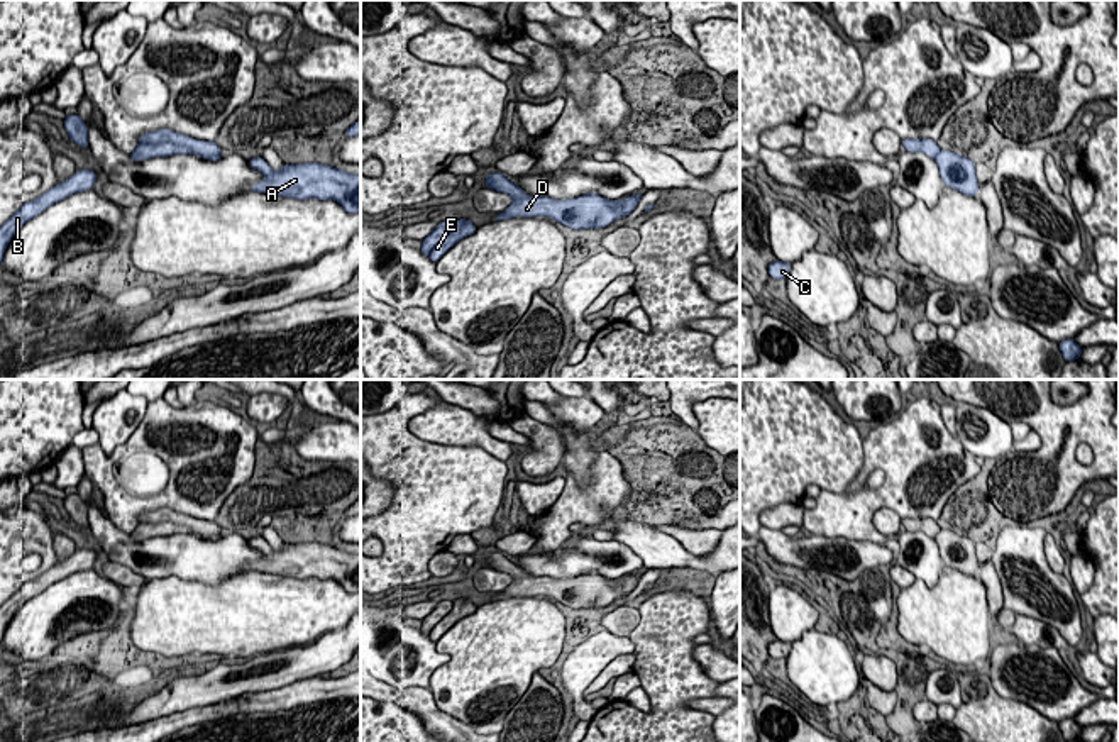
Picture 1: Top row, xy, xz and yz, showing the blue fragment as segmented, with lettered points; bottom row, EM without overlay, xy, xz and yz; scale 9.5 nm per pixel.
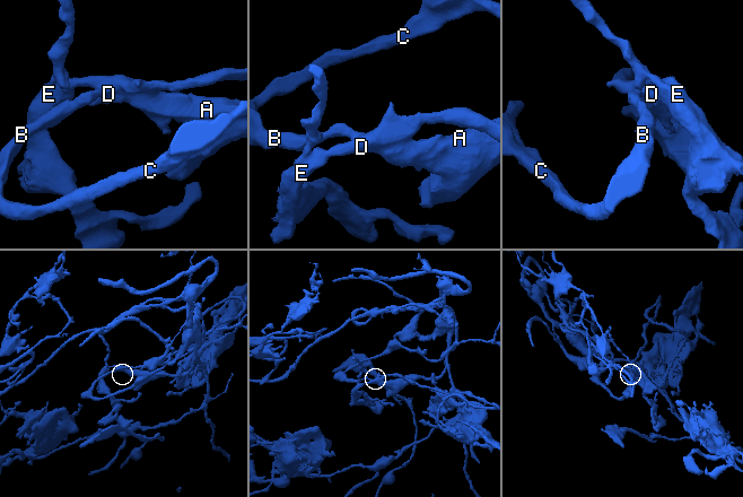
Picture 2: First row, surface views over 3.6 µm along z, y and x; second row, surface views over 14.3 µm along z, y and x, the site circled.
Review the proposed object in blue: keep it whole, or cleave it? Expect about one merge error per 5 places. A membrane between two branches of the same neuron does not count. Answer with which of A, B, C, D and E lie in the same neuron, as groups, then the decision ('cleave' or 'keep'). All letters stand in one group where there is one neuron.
groups A B C D E; keep

